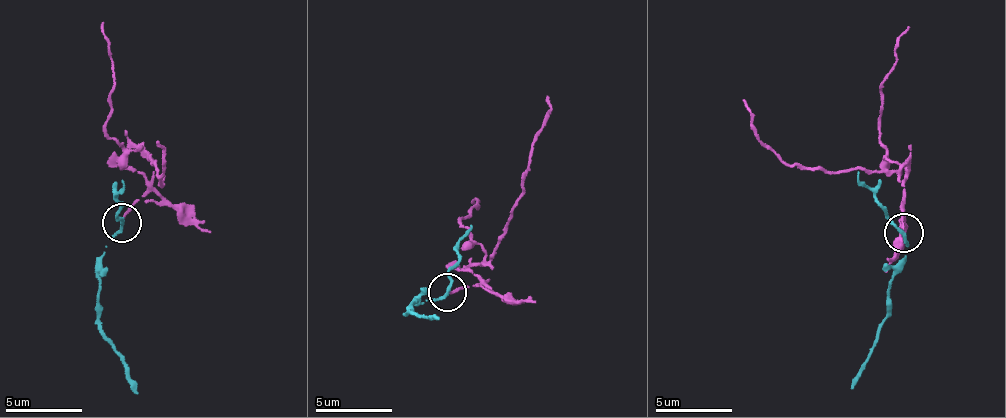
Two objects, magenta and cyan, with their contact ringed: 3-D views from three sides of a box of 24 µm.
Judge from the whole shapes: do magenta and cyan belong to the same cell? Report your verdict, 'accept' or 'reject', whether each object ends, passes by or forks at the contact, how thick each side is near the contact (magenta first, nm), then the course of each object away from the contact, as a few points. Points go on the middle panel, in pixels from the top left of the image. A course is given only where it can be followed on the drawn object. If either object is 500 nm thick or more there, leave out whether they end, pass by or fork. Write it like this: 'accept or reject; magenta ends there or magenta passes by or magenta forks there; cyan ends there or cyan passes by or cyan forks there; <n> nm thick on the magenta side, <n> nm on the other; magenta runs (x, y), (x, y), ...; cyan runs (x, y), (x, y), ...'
reject; magenta ends there; cyan passes by; 110 nm thick on the magenta side, 200 nm on the other; magenta runs (448, 291), (478, 282), (480, 278), (462, 271), (495, 250), (541, 129), (546, 94); cyan runs (448, 291), (422, 303), (416, 300), (408, 314), (440, 319)

